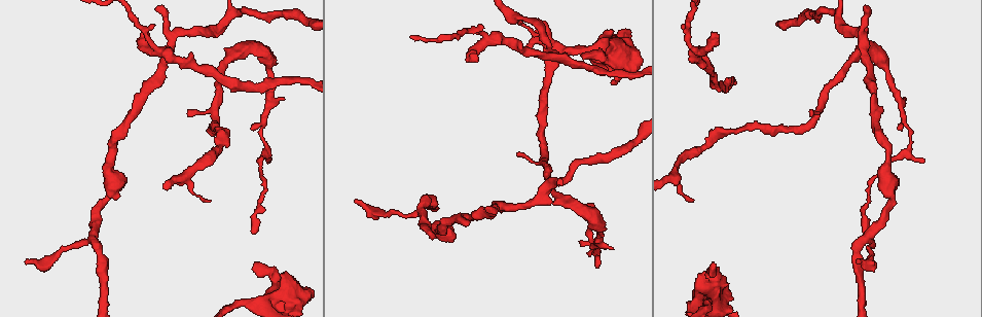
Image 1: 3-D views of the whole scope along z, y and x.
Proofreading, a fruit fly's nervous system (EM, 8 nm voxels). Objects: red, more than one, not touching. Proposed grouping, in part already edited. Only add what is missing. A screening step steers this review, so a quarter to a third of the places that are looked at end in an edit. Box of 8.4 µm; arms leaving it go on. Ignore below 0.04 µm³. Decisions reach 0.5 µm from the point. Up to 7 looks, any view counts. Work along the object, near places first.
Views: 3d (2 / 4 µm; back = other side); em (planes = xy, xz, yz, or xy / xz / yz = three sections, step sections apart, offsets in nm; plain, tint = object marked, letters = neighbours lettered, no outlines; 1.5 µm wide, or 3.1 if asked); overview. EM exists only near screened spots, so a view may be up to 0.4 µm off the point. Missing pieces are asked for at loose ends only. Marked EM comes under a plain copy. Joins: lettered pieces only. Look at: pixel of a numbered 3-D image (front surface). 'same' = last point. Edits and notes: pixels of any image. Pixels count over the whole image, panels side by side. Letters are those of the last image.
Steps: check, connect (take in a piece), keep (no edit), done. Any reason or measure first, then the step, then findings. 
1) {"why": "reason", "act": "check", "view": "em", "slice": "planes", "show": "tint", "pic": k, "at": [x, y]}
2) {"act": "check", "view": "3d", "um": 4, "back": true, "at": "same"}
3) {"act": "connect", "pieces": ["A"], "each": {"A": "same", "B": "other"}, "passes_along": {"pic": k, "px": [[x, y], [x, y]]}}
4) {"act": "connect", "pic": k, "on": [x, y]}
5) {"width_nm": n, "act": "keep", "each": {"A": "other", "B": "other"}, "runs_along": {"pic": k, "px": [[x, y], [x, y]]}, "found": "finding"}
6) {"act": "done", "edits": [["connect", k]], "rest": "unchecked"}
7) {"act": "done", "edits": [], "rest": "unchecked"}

{"act": "check", "view": "em", "slice": "planes", "show": "letters", "pic": 1, "at": [255, 267]}

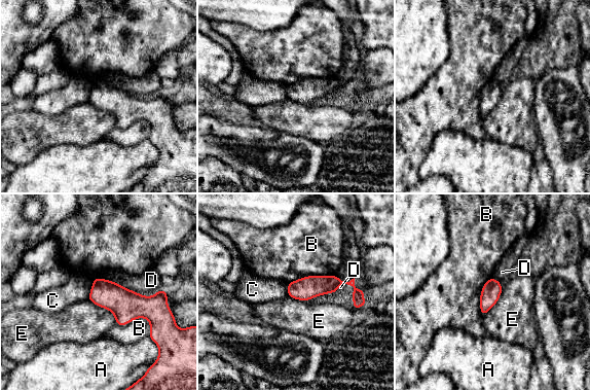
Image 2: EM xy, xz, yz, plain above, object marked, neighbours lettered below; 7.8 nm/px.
{"width_nm": 150, "act": "keep", "each": {"A": "other", "B": "other", "C": "other", "D": "other", "E": "other"}, "runs_along": {"pic": 2, "px": [[290, 285], [349, 283], [358, 295]]}, "found": "none of them fits"}

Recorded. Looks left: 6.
{"why": "tapers out", "act": "check", "view": "em", "slice": "planes", "show": "letters", "pic": 1, "at": [536, 34]}

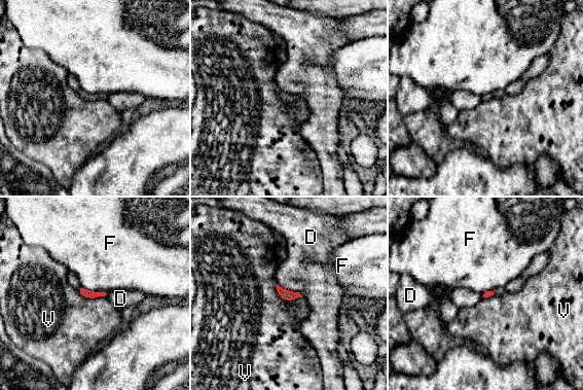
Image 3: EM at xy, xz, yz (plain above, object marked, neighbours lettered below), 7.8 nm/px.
{"longest_contact_nm": ["V", 240], "act": "keep", "each": {"D": "other", "F": "other", "V": "other"}, "border": {"pic": 3, "px": [[275, 286], [285, 299], [302, 296]]}, "found": "no lettered piece goes on from it"}

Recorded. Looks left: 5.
{"why": "an open end", "act": "check", "view": "em", "slice": "xy", "step": 8, "show": "letters", "pic": 1, "at": [858, 259]}

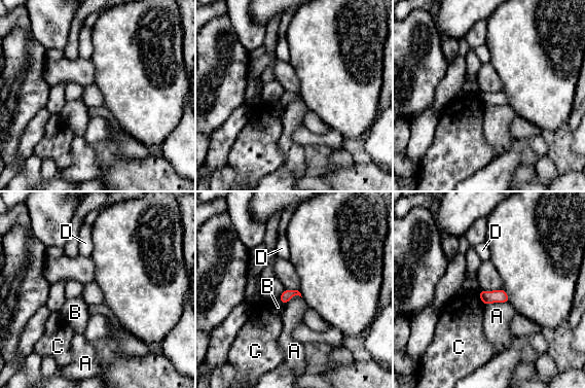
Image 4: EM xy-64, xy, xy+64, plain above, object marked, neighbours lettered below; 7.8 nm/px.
{"act": "check", "view": "em", "slice": "planes", "show": "letters", "at": "same"}

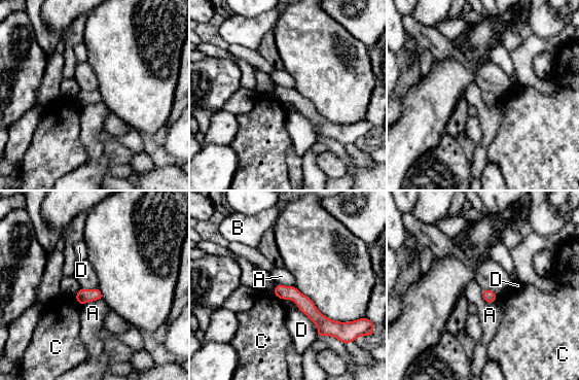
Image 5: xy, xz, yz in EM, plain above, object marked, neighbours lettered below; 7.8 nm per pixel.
{"width_nm": 90, "act": "keep", "each": {"A": "other", "B": "other", "C": "other", "D": "other"}, "runs_along": {"pic": 5, "px": [[278, 287], [334, 330]]}, "found": "no lettered piece goes on from it"}

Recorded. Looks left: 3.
{"act": "done", "edits": [], "rest": "unchecked"}

